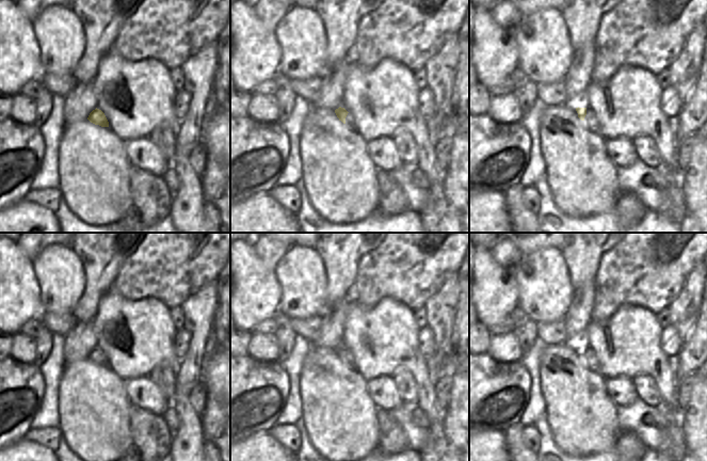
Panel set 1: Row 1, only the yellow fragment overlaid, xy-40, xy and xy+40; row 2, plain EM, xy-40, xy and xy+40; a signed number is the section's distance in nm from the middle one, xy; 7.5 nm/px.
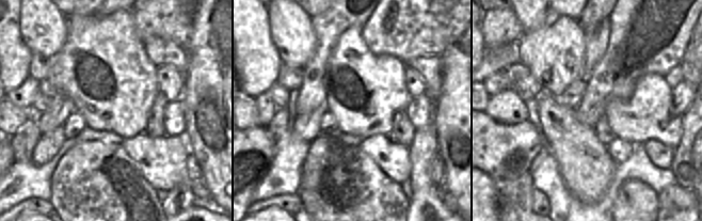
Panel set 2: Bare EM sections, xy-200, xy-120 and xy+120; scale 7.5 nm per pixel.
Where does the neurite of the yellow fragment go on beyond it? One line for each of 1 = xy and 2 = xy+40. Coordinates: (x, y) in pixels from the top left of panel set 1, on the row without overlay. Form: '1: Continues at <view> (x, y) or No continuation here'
1: No continuation here
2: No continuation here

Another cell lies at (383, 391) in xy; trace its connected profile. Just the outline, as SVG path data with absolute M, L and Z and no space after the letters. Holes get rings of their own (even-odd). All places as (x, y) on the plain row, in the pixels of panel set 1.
M390 377L368 380L367 391L377 409L389 412L403 403L399 391Z

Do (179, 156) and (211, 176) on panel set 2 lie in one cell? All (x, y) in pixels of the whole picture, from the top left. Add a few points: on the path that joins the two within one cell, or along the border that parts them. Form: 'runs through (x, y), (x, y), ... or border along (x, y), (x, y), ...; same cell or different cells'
border along (202, 182), (211, 198); different cells

